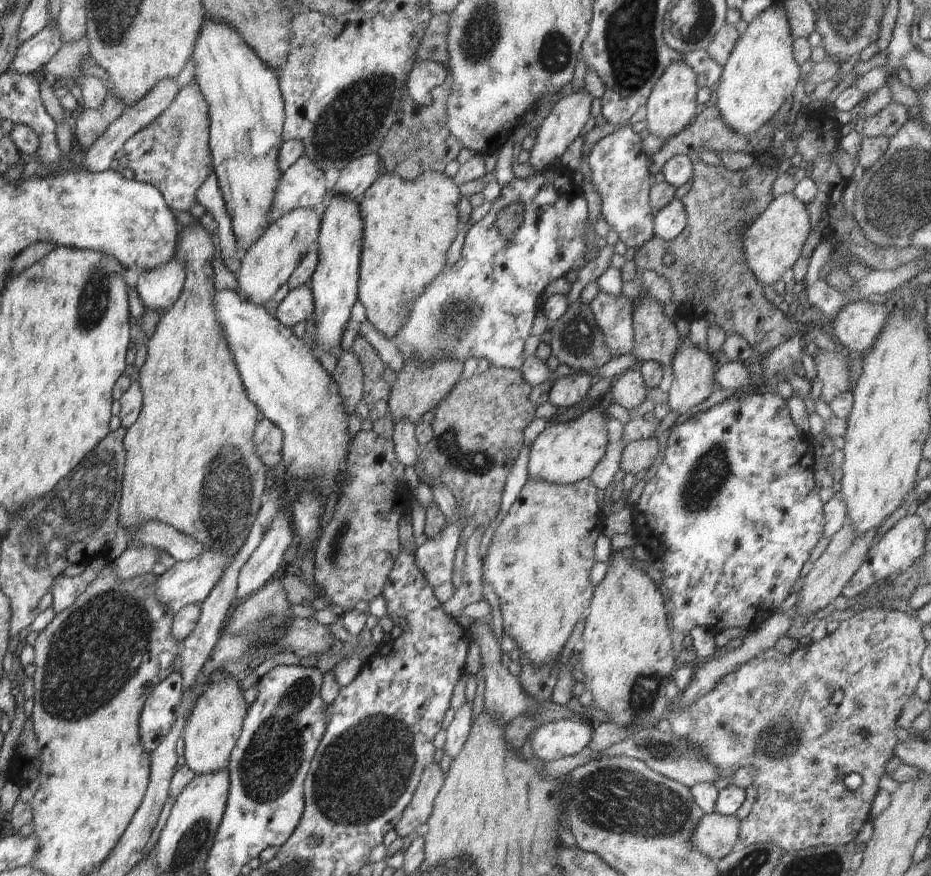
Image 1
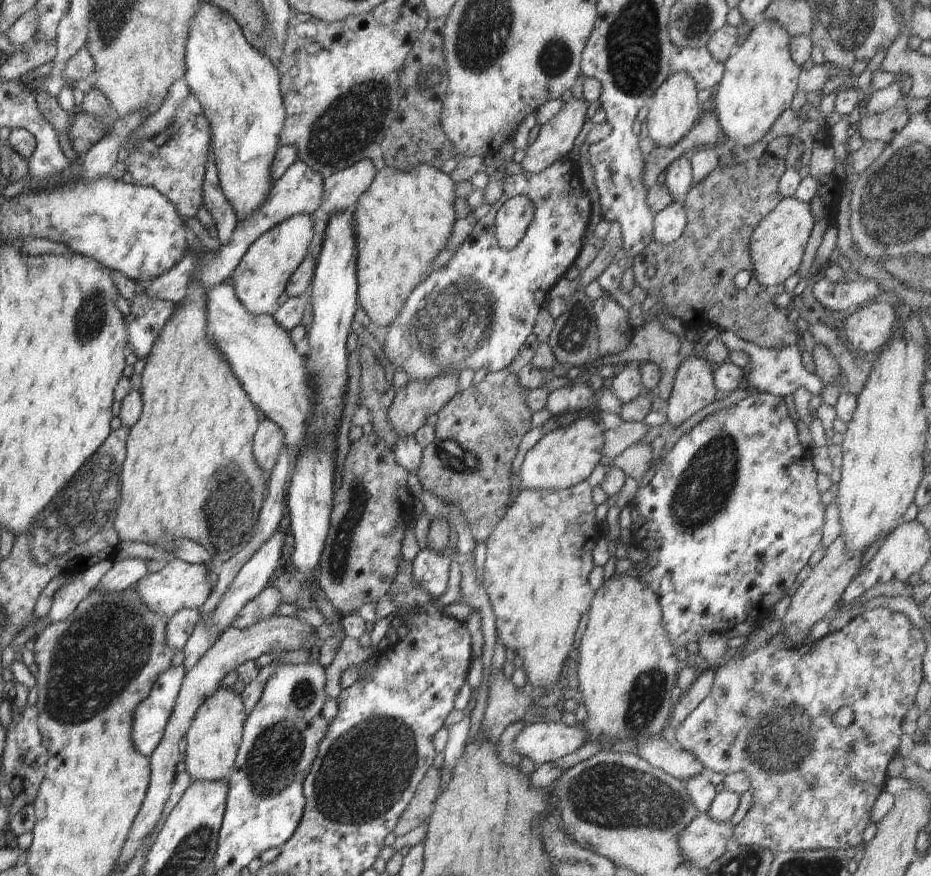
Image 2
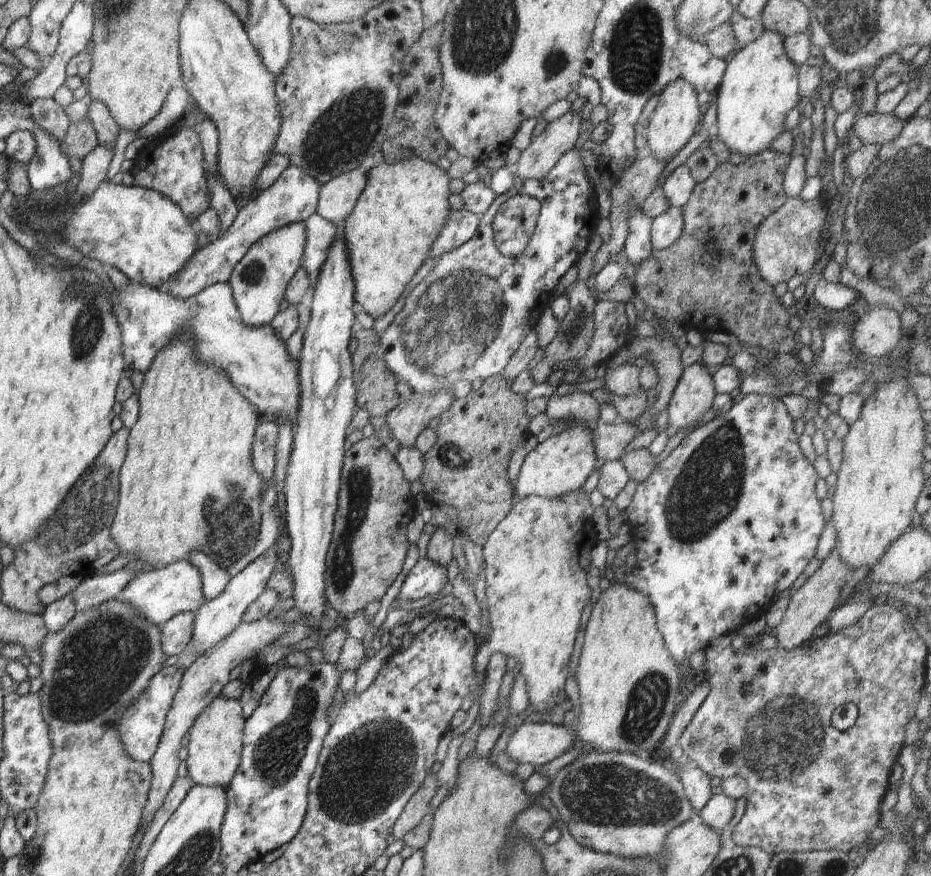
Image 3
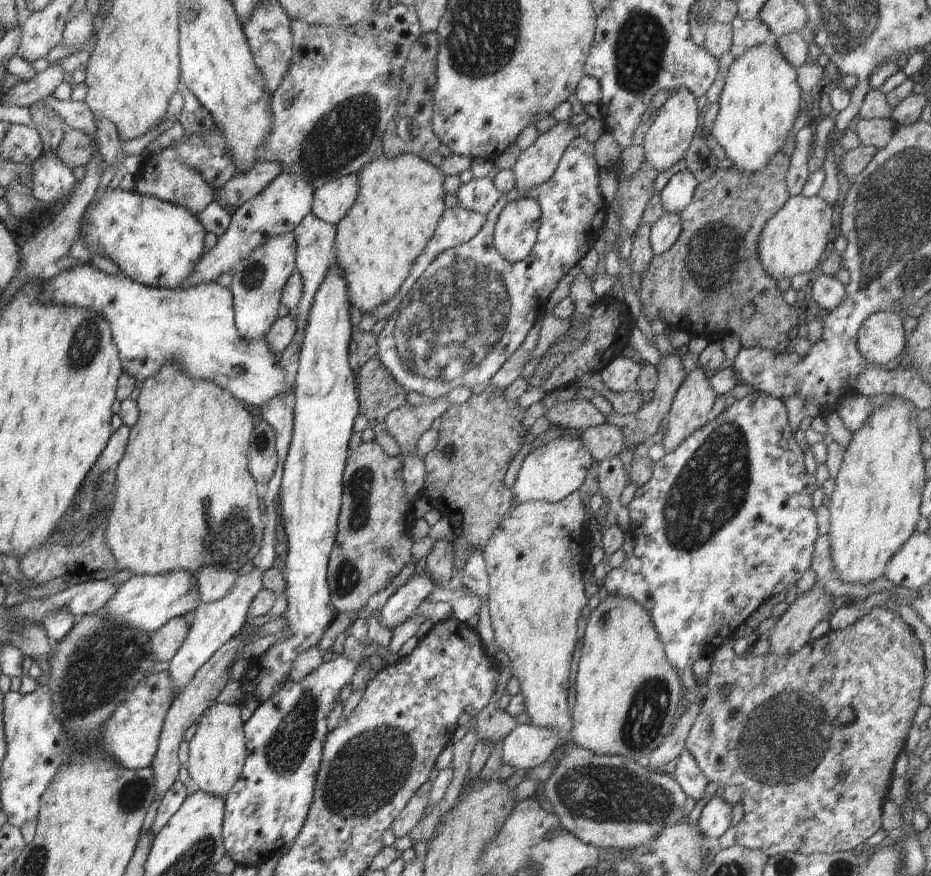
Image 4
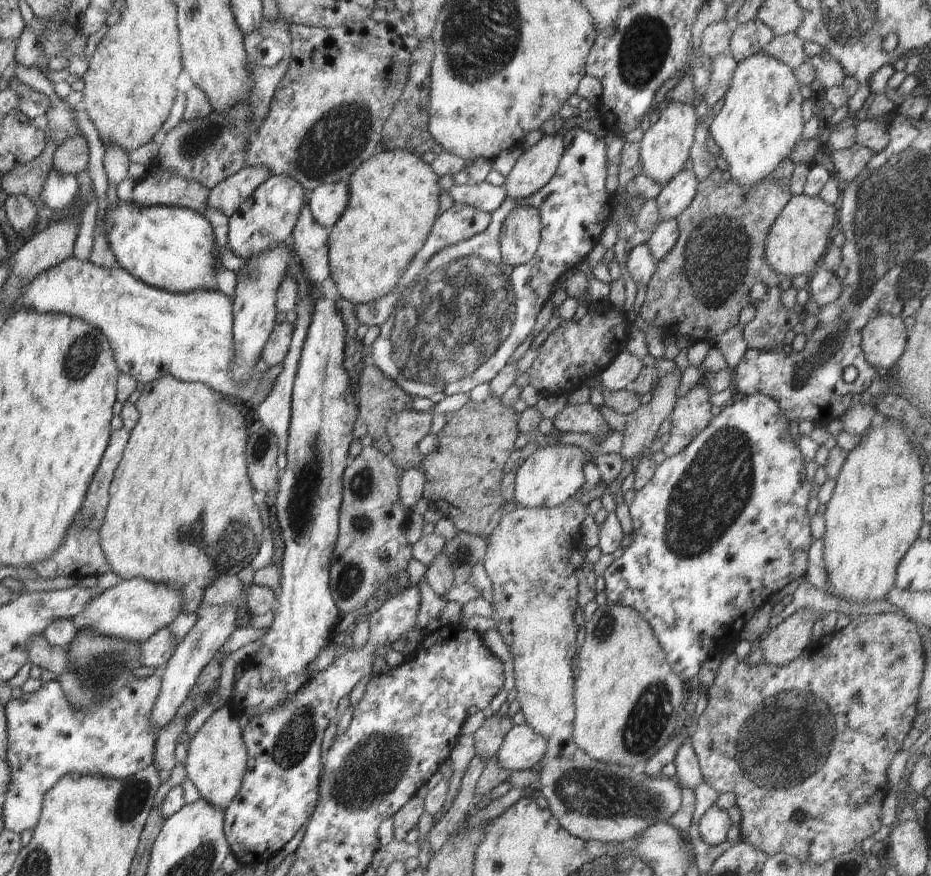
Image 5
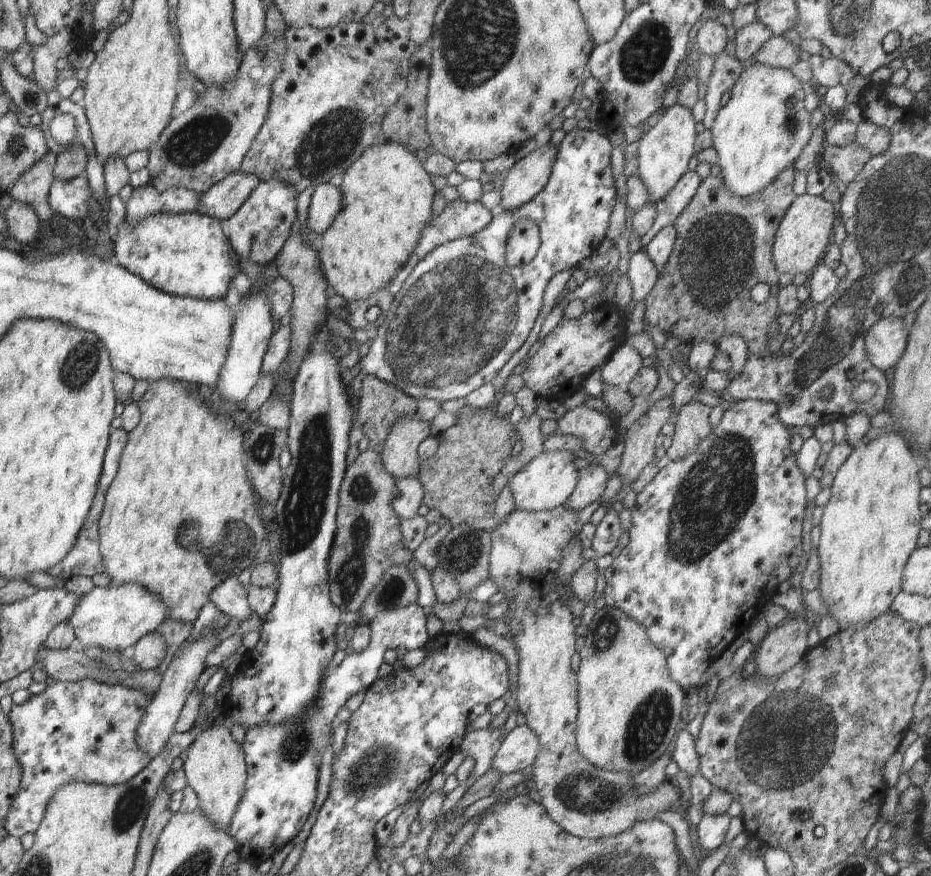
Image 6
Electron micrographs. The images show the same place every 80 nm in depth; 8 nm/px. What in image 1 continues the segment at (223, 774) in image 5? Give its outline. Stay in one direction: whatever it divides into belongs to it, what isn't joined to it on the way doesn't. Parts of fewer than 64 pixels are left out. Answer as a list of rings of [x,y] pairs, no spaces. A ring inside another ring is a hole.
[[[231,676],[221,682],[210,683],[198,698],[194,710],[190,712],[188,724],[184,728],[184,758],[186,766],[195,775],[212,774],[227,770],[230,754],[240,738],[248,706],[243,698],[238,681]]]

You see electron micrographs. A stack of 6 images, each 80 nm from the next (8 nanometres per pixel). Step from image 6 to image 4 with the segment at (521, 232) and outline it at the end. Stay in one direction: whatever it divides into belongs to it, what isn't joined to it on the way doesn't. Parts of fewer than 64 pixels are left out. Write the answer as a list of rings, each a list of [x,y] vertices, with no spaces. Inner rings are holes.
[[[516,198],[498,215],[493,241],[503,259],[515,263],[527,258],[536,244],[541,208],[533,198]]]

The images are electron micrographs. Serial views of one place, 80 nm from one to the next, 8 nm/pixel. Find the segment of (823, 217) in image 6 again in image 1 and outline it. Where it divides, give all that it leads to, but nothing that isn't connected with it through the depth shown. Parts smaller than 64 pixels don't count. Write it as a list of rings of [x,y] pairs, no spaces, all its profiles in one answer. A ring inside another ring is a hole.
[[[785,192],[774,197],[757,219],[743,232],[741,249],[751,274],[763,286],[773,285],[778,280],[784,279],[800,258],[811,230],[806,205],[802,204],[793,193]]]

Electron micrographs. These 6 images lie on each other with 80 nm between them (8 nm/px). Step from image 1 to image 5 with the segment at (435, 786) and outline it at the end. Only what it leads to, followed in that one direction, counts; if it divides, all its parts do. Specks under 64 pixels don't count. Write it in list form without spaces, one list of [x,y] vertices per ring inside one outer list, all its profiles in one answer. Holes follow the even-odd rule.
[[[436,771],[436,774],[432,778],[430,777],[430,780],[424,786],[421,786],[416,794],[393,816],[394,840],[405,840],[406,835],[416,827],[418,818],[424,812],[425,796],[442,779],[444,779],[443,774]]]

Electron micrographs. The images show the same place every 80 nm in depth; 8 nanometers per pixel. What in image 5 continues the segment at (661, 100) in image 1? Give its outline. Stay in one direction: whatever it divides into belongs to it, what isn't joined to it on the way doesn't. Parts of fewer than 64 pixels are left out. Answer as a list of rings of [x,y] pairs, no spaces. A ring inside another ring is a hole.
[[[668,101],[668,106],[662,109],[655,124],[645,125],[644,135],[640,143],[640,160],[644,174],[665,186],[684,168],[684,162],[689,158],[689,150],[695,139],[695,130],[701,119],[696,117],[692,103]]]

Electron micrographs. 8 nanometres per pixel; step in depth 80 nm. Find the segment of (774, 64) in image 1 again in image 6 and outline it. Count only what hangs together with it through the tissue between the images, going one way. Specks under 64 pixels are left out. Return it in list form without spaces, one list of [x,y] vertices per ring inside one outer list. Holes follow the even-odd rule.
[[[752,62],[743,67],[738,80],[731,88],[727,104],[717,112],[711,132],[713,148],[719,158],[719,167],[731,193],[747,197],[766,188],[778,173],[794,164],[801,150],[812,136],[811,114],[804,107],[802,83],[790,72],[790,69],[778,68]]]

